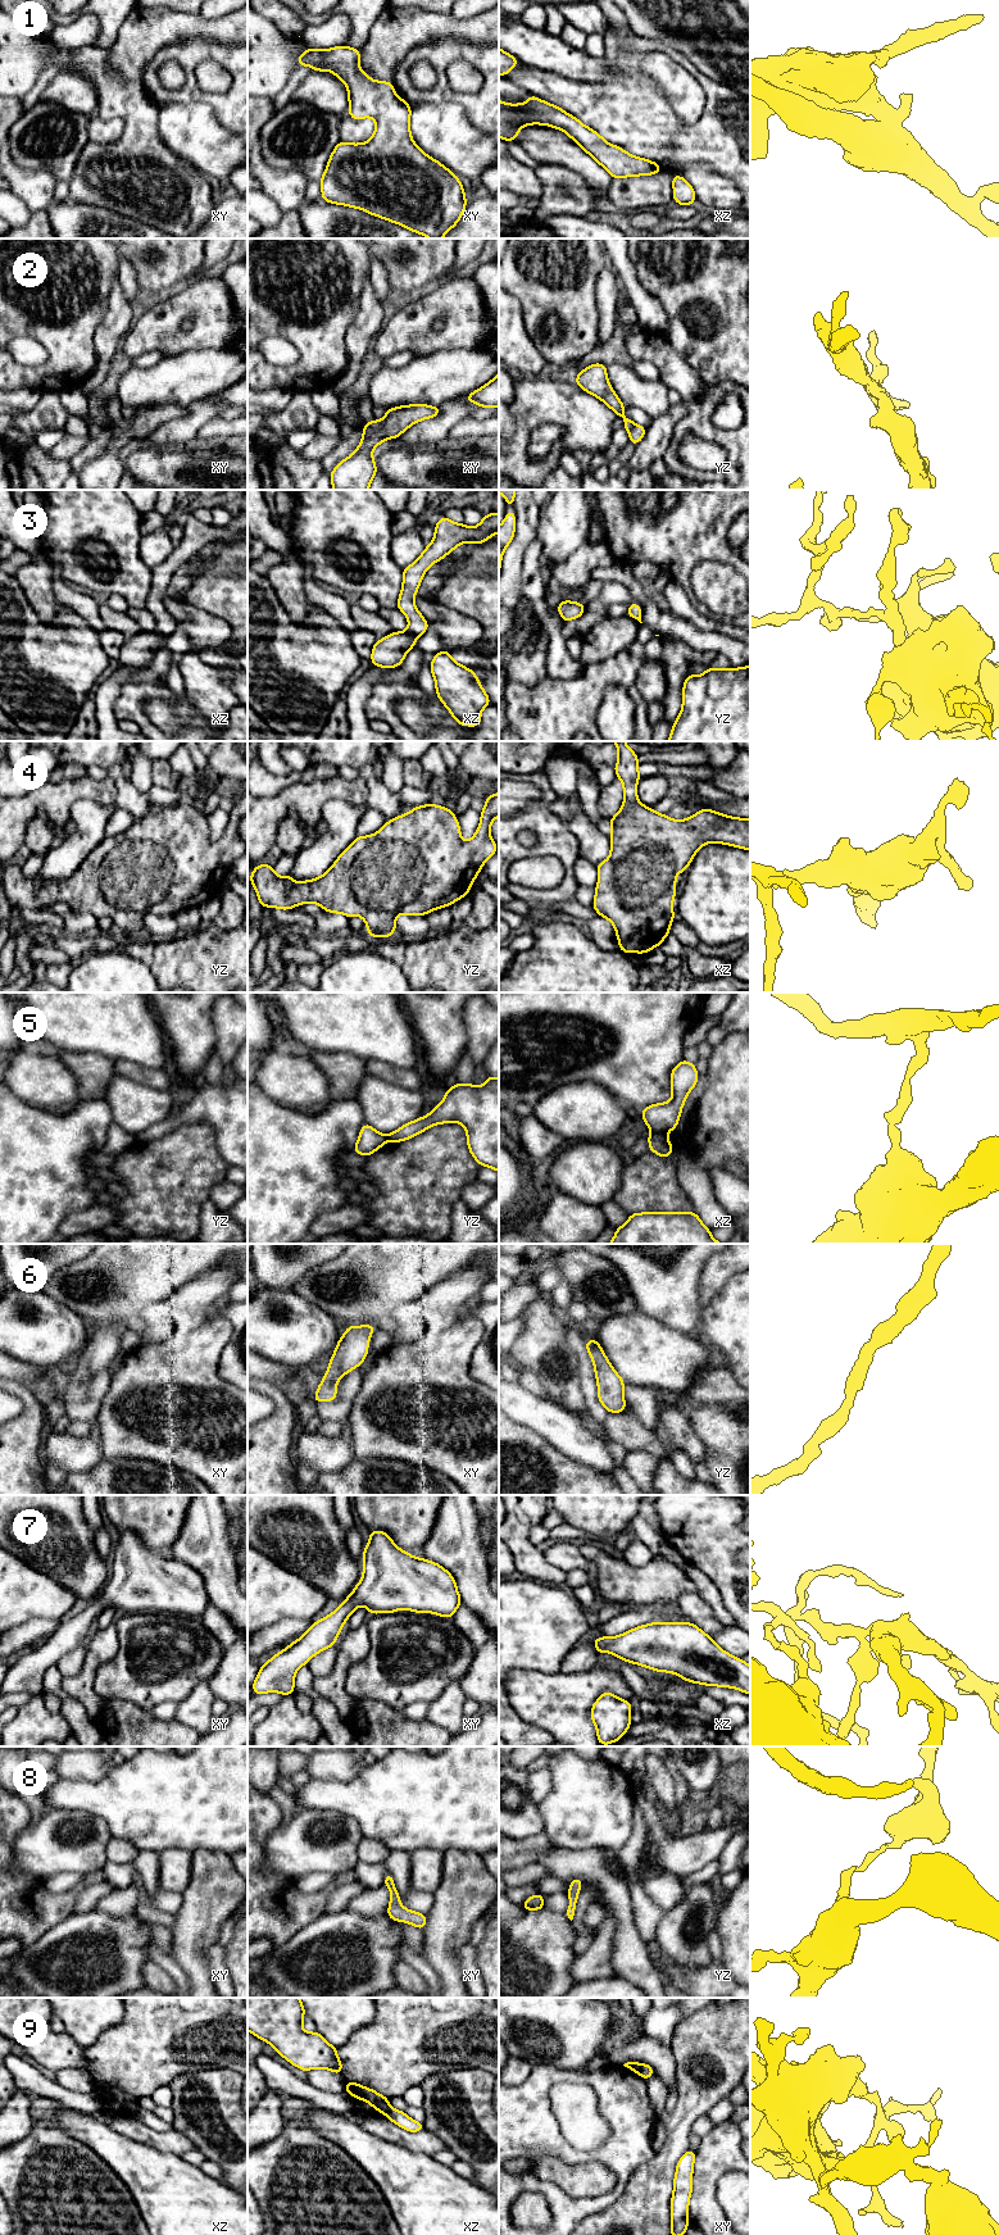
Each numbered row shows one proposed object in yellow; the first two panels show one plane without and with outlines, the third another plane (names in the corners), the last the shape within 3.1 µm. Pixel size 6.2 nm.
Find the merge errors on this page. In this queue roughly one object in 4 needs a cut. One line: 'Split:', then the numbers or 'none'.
Split: 5, 9

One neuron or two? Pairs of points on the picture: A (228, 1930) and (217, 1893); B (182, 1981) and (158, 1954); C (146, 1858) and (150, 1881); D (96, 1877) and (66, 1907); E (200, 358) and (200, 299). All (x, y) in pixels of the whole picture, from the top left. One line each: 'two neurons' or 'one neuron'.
A: two neurons
B: one neuron
C: one neuron
D: one neuron
E: two neurons

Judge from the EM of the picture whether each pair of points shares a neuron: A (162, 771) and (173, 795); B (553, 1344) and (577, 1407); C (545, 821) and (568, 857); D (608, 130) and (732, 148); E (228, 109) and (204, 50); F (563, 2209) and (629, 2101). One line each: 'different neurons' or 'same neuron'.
A: different neurons
B: same neuron
C: same neuron
D: same neuron
E: same neuron
F: same neuron

